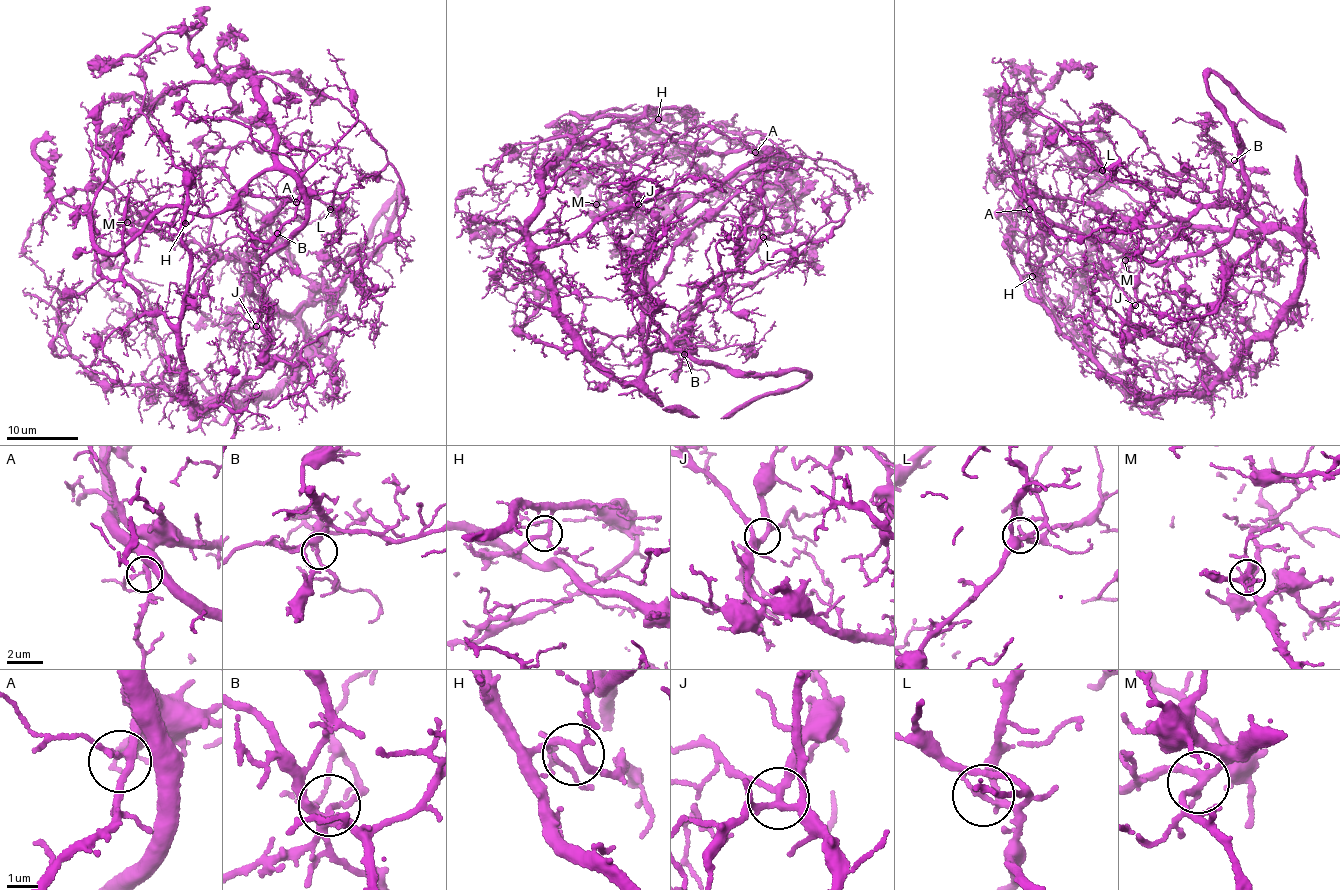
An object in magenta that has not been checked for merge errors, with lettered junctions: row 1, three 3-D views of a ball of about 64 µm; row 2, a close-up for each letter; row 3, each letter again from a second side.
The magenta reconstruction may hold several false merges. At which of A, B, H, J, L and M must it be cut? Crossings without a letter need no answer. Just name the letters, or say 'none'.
none

